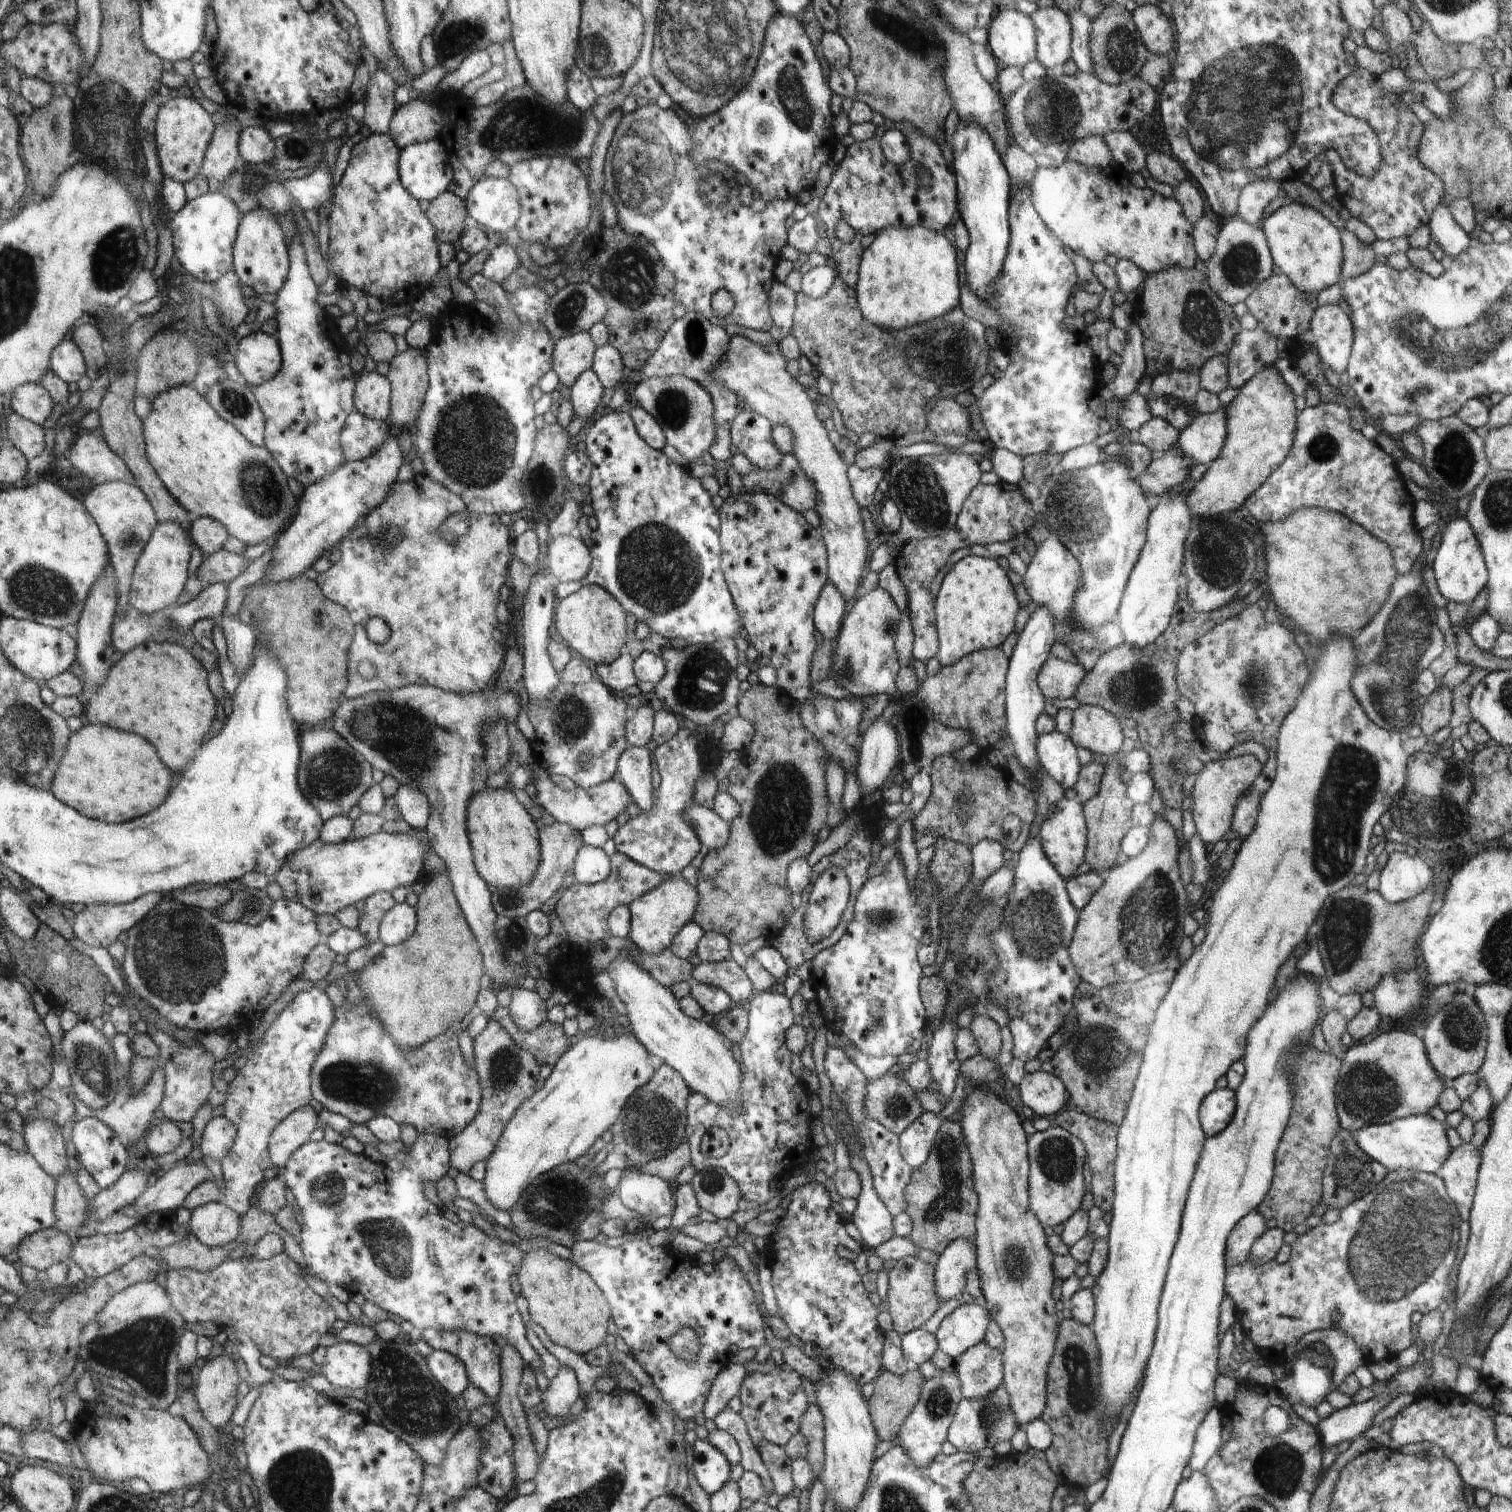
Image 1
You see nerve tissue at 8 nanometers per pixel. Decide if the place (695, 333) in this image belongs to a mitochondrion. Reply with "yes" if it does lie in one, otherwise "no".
yes

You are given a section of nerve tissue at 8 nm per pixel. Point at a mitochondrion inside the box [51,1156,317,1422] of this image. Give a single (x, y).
(142, 1350)

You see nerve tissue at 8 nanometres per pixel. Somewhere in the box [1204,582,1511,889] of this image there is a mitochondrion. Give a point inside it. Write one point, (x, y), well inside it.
(1337, 836)

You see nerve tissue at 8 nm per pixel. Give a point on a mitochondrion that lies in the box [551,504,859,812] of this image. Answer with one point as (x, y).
(656, 568)

